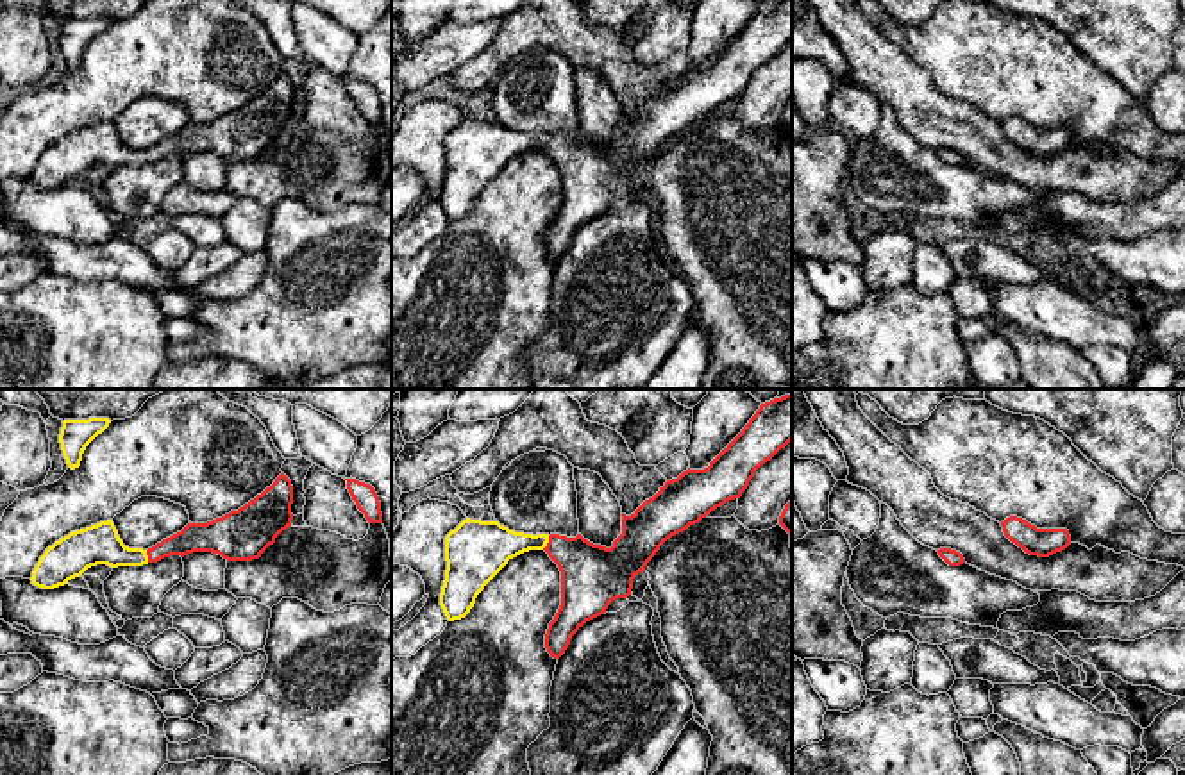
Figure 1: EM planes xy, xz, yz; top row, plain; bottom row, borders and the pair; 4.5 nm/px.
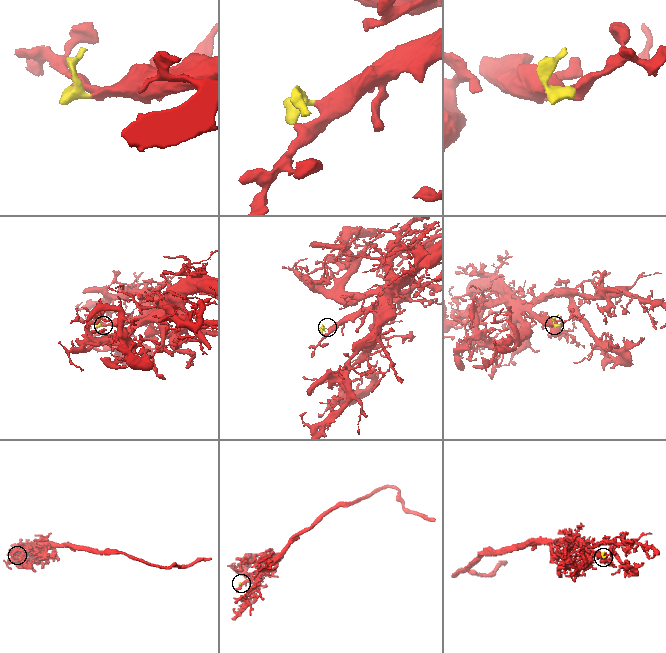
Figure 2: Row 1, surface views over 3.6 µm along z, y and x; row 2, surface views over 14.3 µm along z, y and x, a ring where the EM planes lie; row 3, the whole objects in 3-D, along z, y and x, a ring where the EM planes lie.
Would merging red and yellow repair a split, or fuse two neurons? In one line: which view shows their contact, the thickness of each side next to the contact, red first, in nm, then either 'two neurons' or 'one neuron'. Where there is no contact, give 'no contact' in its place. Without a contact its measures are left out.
meets red in xz; 280 nm thick on the red side, 200 nm on the other; one neuron

